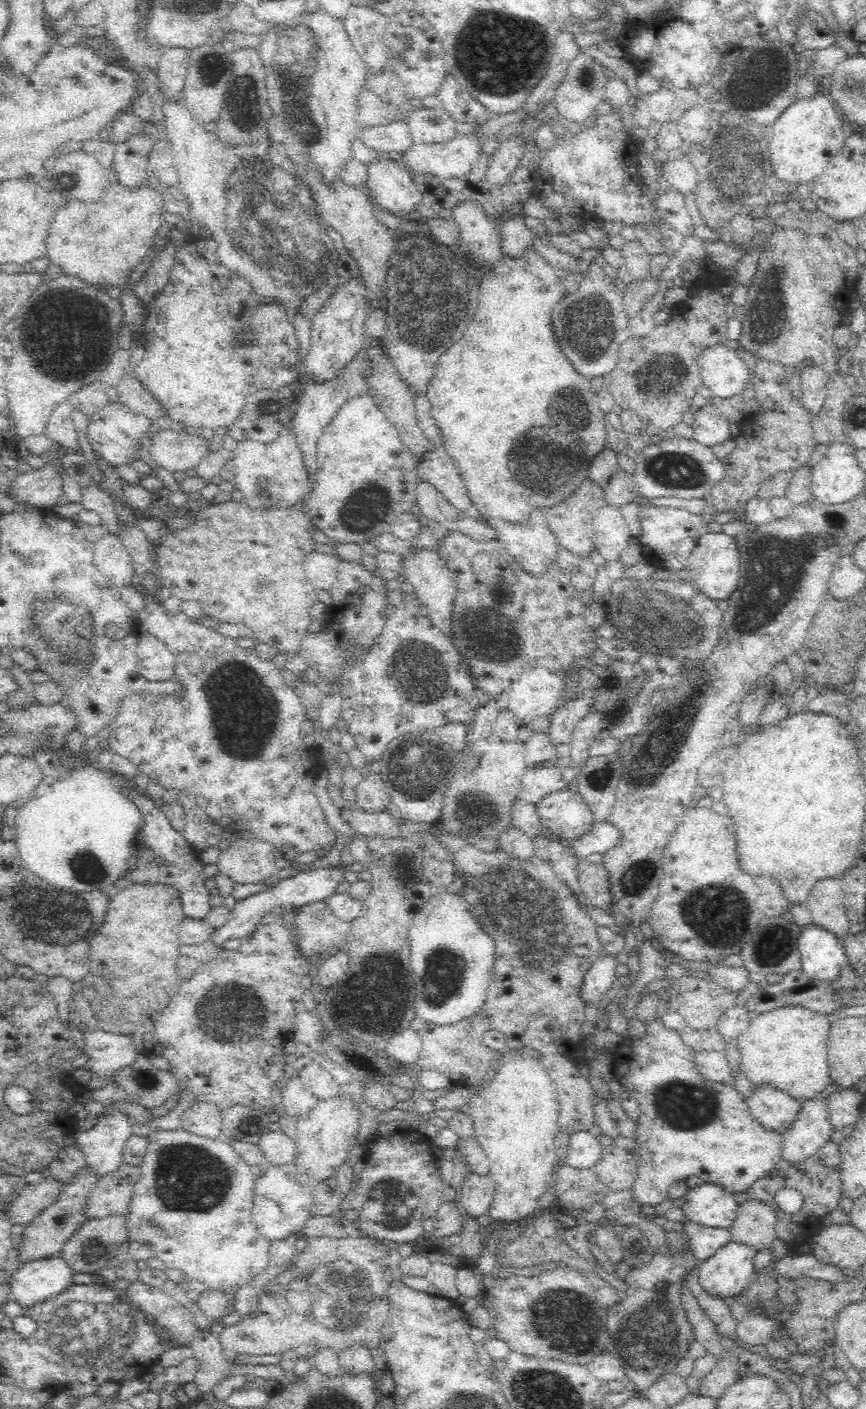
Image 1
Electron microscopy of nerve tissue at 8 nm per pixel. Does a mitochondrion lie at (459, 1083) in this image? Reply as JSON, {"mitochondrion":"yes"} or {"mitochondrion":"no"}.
{"mitochondrion":"no"}

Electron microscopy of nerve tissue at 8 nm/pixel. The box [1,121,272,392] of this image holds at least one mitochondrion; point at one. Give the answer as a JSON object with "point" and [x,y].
{"point":[60,355]}

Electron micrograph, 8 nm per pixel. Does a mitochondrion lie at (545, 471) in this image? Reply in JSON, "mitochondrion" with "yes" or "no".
{"mitochondrion":"yes"}

